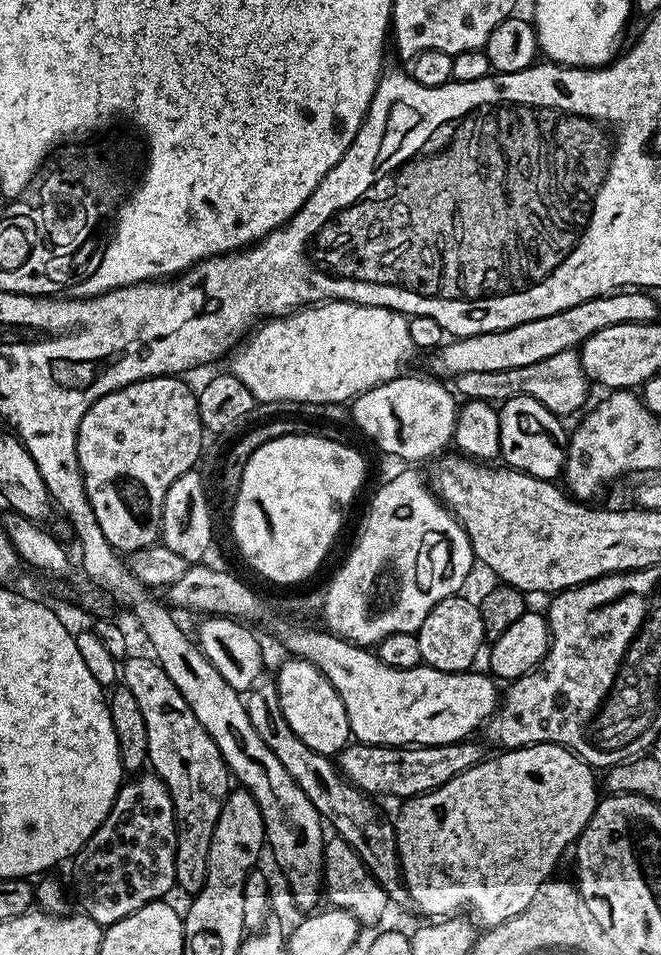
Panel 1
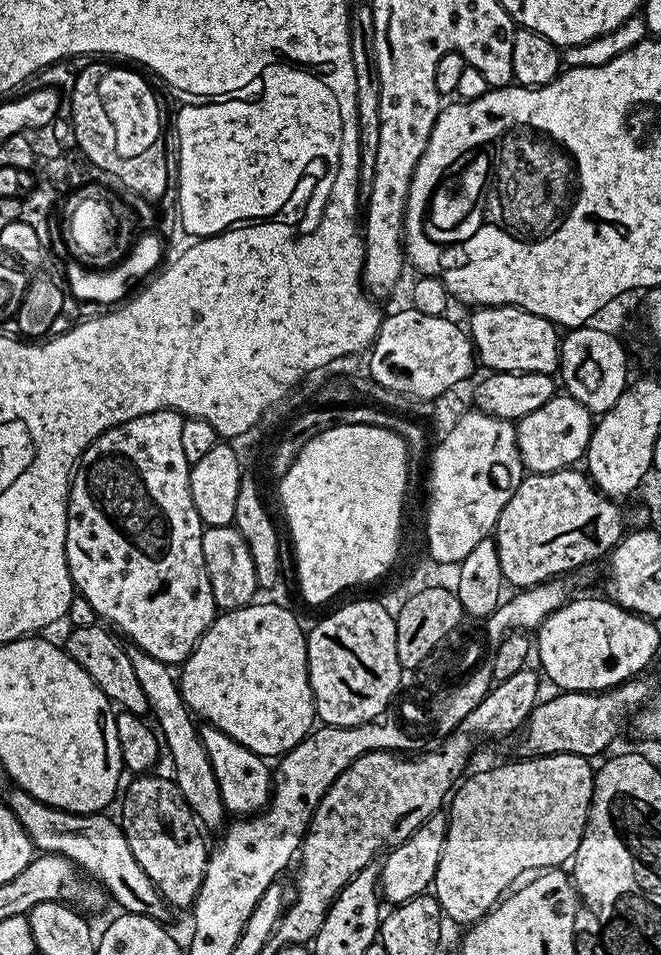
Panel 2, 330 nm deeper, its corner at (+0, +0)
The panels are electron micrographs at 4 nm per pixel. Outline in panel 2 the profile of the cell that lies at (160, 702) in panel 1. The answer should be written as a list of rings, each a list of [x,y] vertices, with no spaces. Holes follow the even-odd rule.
[[[99,623],[72,628],[69,633],[68,641],[63,641],[62,644],[68,656],[74,658],[74,662],[78,662],[78,666],[82,666],[86,674],[90,674],[90,678],[108,696],[109,701],[117,705],[120,703],[119,707],[123,711],[143,717],[149,711],[148,699],[146,694],[142,694],[142,686],[138,686],[138,674],[134,674],[134,666],[128,657],[129,649],[107,627]]]

